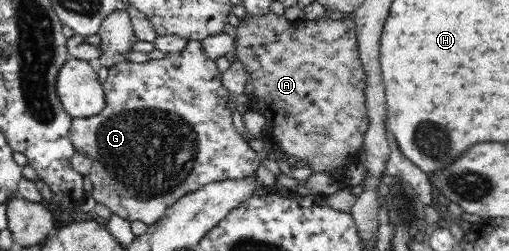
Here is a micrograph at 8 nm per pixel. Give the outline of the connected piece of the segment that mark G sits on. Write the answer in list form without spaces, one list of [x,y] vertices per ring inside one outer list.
[[[187,41],[187,46],[181,51],[170,53],[161,60],[148,60],[142,63],[129,61],[119,61],[119,64],[109,69],[107,81],[103,84],[106,97],[106,108],[89,119],[75,119],[71,123],[71,143],[75,145],[75,150],[87,153],[93,159],[91,171],[88,173],[93,181],[92,195],[97,202],[102,202],[107,206],[112,214],[117,214],[129,221],[143,220],[145,224],[155,224],[169,210],[179,198],[186,194],[200,190],[203,186],[211,182],[223,182],[229,178],[245,178],[255,174],[261,166],[261,157],[255,151],[249,141],[237,132],[233,125],[232,115],[235,99],[233,93],[225,87],[223,73],[219,72],[216,60],[210,58],[204,50],[201,41]]]

